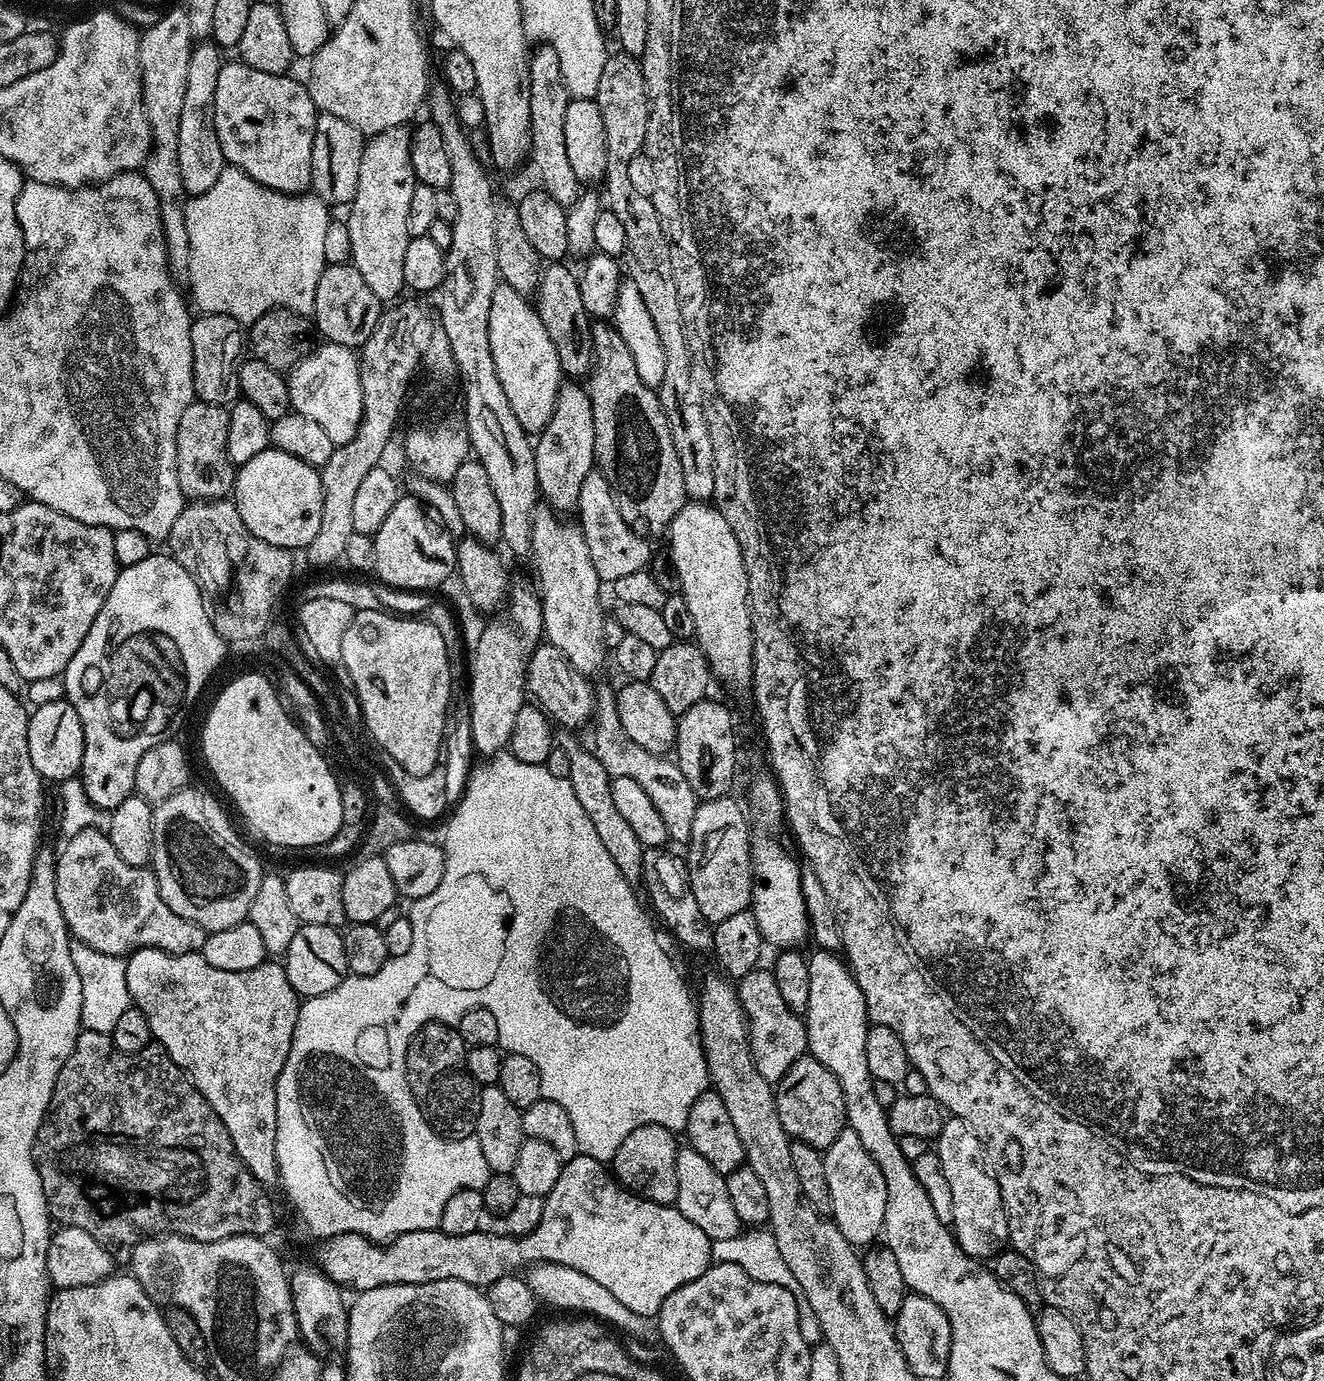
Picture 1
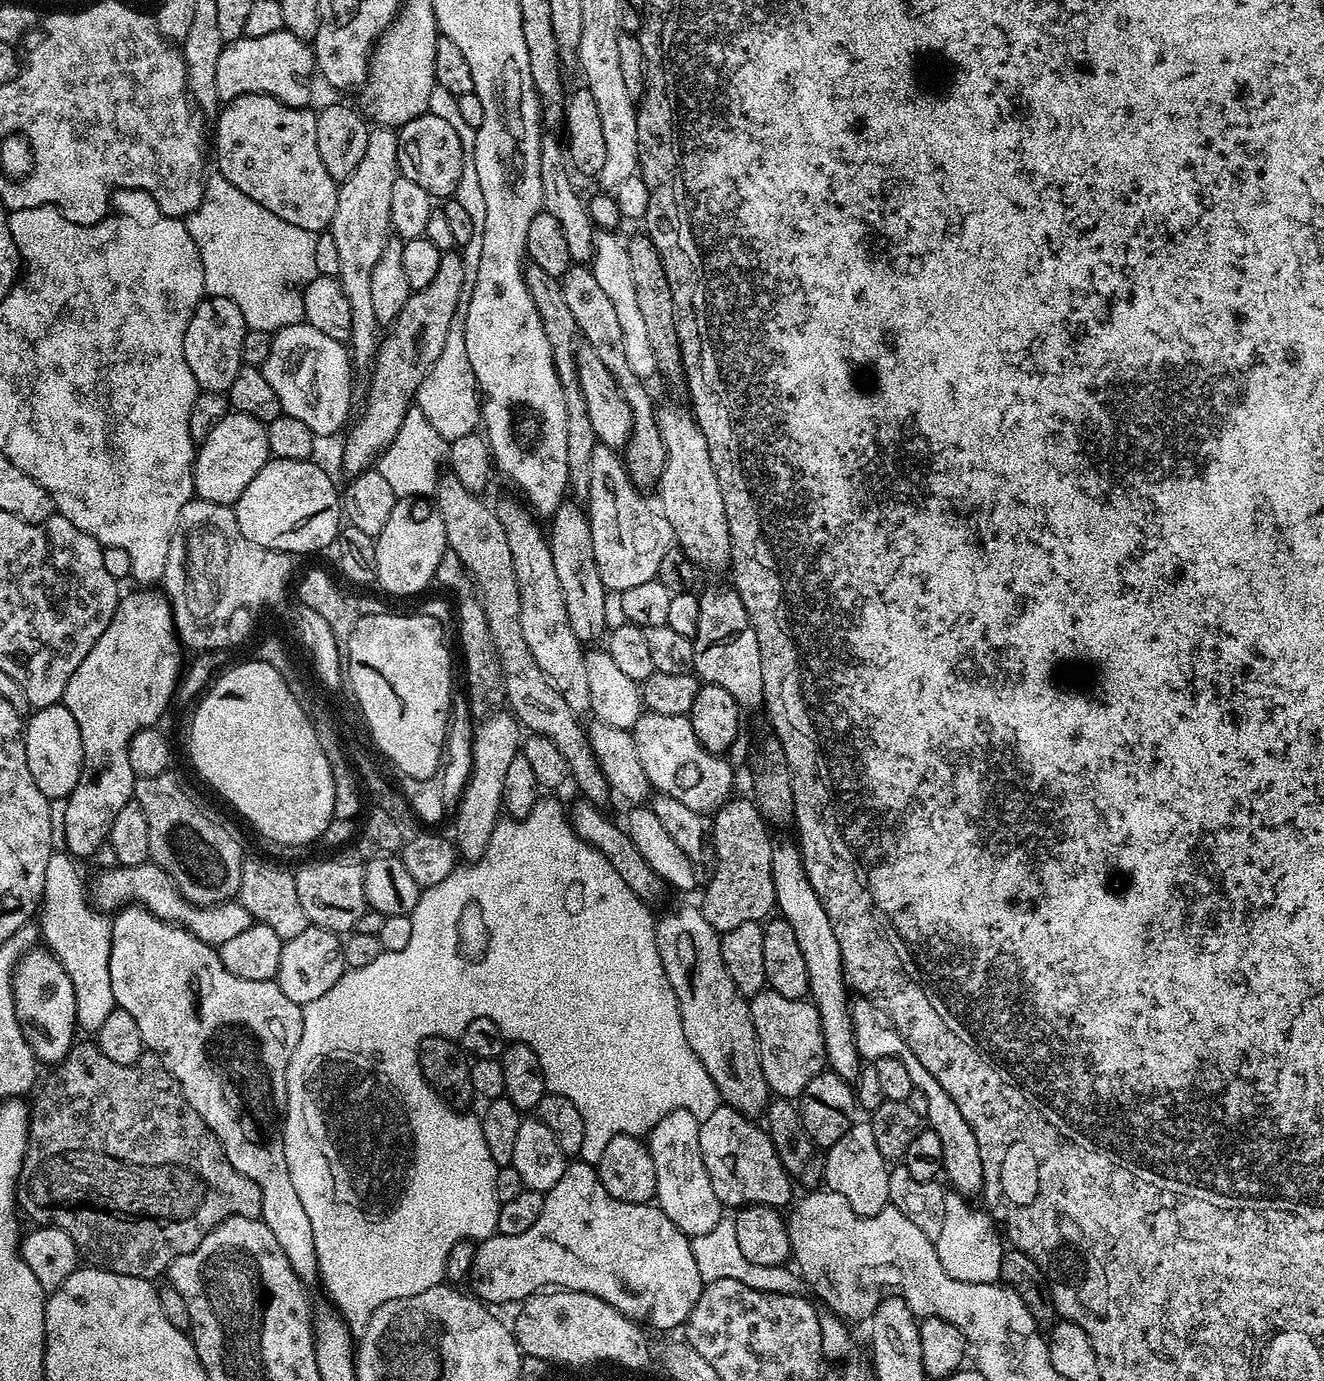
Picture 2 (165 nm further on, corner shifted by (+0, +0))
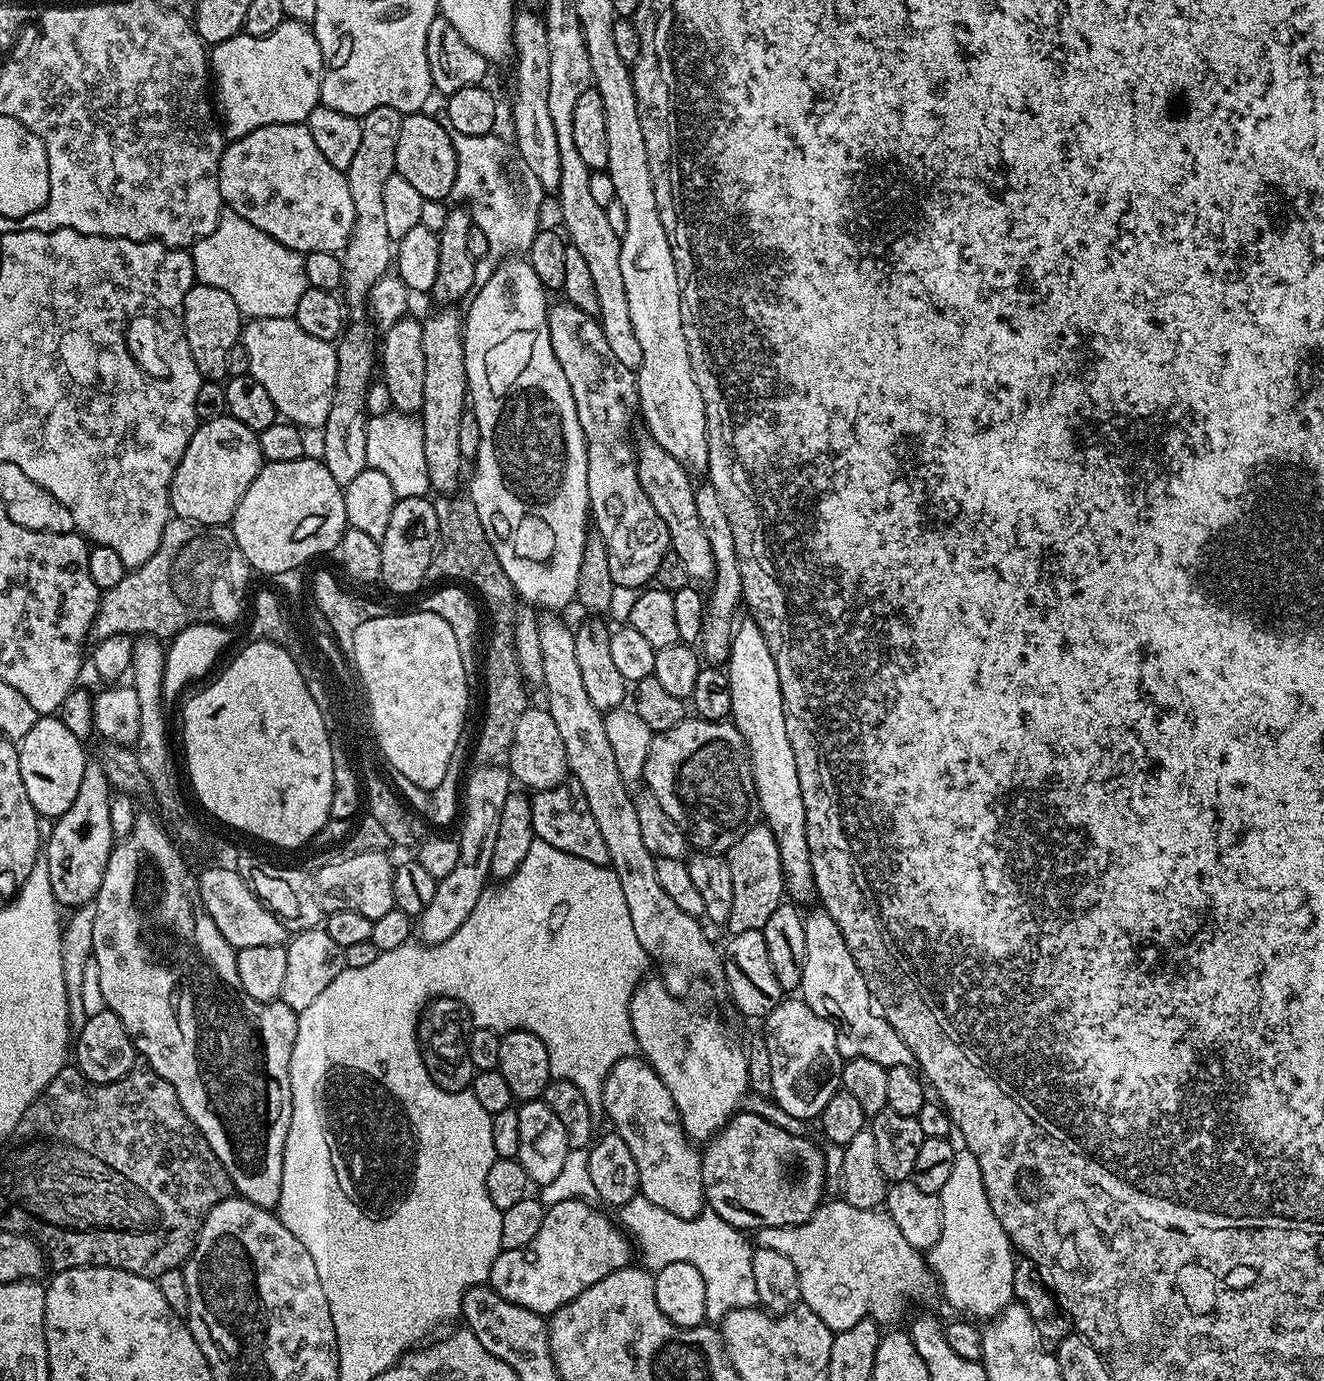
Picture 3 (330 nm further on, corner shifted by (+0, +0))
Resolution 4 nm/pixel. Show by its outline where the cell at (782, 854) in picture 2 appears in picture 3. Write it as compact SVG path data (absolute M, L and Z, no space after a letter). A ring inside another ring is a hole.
M751 618L742 620L735 625L726 661L732 707L730 720L748 747L758 812L764 815L761 816L763 823L767 824L778 842L787 899L805 906L817 899L816 883L806 838L806 802L802 802L802 786L798 786L798 762L794 762L790 734L786 734L786 714L782 686L778 682L778 666L774 666L774 654L770 654L770 646L766 646L766 638L756 621Z

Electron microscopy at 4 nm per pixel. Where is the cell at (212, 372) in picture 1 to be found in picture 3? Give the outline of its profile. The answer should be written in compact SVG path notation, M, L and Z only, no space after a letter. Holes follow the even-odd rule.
M199 282L193 283L192 289L184 299L184 333L190 346L190 354L194 358L194 366L198 366L198 374L208 382L220 382L228 376L226 358L235 344L242 340L242 317L238 306L234 306L234 298L226 294L226 290L218 290L218 286L206 286Z

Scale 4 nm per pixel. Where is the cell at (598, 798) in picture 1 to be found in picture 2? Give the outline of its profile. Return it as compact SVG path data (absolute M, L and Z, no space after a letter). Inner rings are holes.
M451 470L439 477L434 503L438 514L442 514L450 551L462 558L476 591L480 593L482 610L486 610L486 626L490 626L490 638L500 659L507 707L529 733L550 738L550 742L558 746L566 758L571 783L576 783L580 791L577 793L594 805L604 806L610 800L606 774L602 774L598 766L585 727L576 721L579 720L578 714L566 706L566 698L562 698L546 674L538 670L538 662L534 662L534 654L530 654L530 646L526 646L526 638L522 638L518 578L514 578L514 558L510 558L506 530L502 530L502 522L496 517L496 508L480 500L483 499L477 493L466 490L466 486L454 478Z

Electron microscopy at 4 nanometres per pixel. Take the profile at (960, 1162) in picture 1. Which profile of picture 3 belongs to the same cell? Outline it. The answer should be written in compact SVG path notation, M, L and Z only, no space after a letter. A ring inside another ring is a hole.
M823 910L807 913L804 916L804 933L806 962L802 966L798 992L818 1018L831 1020L841 1057L844 1060L870 1058L870 1062L878 1062L878 1066L887 1069L898 1066L916 1068L910 1046L902 1042L894 1026L890 1026L890 1022L886 1022L884 1015L878 1011L866 986L866 978L862 978L862 970L858 970L850 954L850 946L846 946L846 938L842 938L842 930L838 930L838 922L834 922L834 918Z

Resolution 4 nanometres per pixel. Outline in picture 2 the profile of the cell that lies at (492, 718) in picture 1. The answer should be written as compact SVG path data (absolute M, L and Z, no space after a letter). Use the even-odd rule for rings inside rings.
M500 710L493 715L485 716L474 729L471 772L460 801L454 808L454 814L456 814L454 843L457 853L468 862L482 858L490 842L490 834L494 834L502 816L506 769L522 748L522 735L520 736L522 725L511 711Z

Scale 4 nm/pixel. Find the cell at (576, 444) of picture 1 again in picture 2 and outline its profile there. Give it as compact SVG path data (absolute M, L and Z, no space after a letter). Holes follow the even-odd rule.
M562 502L550 518L552 525L547 525L546 535L548 549L554 558L554 571L558 573L558 583L562 585L562 598L566 598L566 618L570 618L570 630L579 638L581 644L591 645L591 640L596 640L606 632L606 602L604 601L605 586L598 575L598 562L594 562L594 538L590 538L590 526L585 509L579 503Z

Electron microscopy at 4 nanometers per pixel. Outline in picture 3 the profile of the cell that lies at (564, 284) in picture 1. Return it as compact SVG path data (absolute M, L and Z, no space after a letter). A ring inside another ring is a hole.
M644 438L641 444L635 445L636 469L638 482L642 482L642 490L646 490L646 498L650 498L650 506L658 510L658 518L668 531L670 550L678 554L682 566L686 566L689 581L711 581L714 570L714 552L710 550L710 538L706 538L706 530L702 530L702 521L698 518L696 505L696 489L691 480L689 469L683 468L678 458L670 458L662 446L658 446L650 438Z

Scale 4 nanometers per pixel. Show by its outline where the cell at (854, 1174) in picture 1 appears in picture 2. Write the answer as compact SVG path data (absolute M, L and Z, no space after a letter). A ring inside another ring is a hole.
M857 1122L834 1142L823 1153L824 1157L824 1184L827 1191L842 1194L846 1202L850 1202L850 1210L856 1216L873 1216L878 1210L889 1207L890 1194L889 1161L884 1159L882 1150L878 1150L878 1142L874 1142L874 1130L871 1123Z

